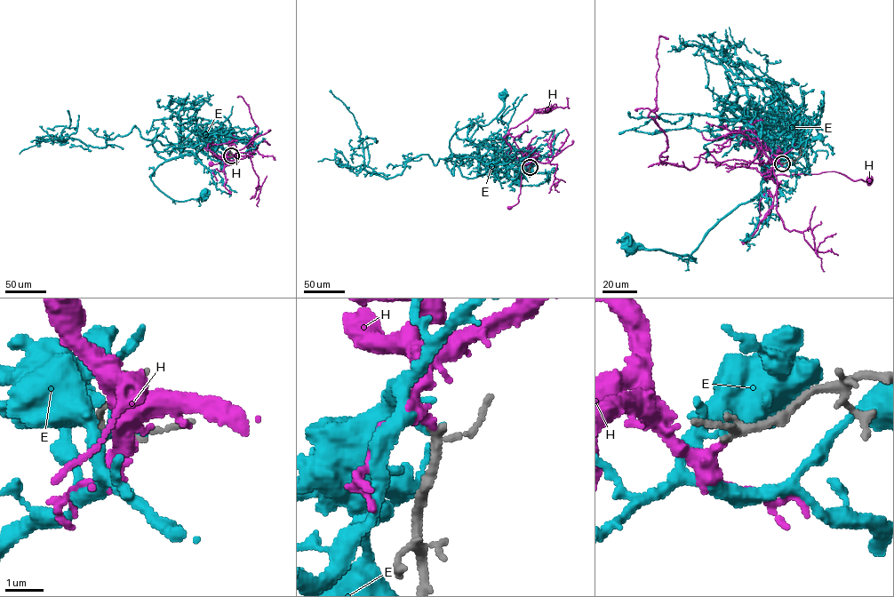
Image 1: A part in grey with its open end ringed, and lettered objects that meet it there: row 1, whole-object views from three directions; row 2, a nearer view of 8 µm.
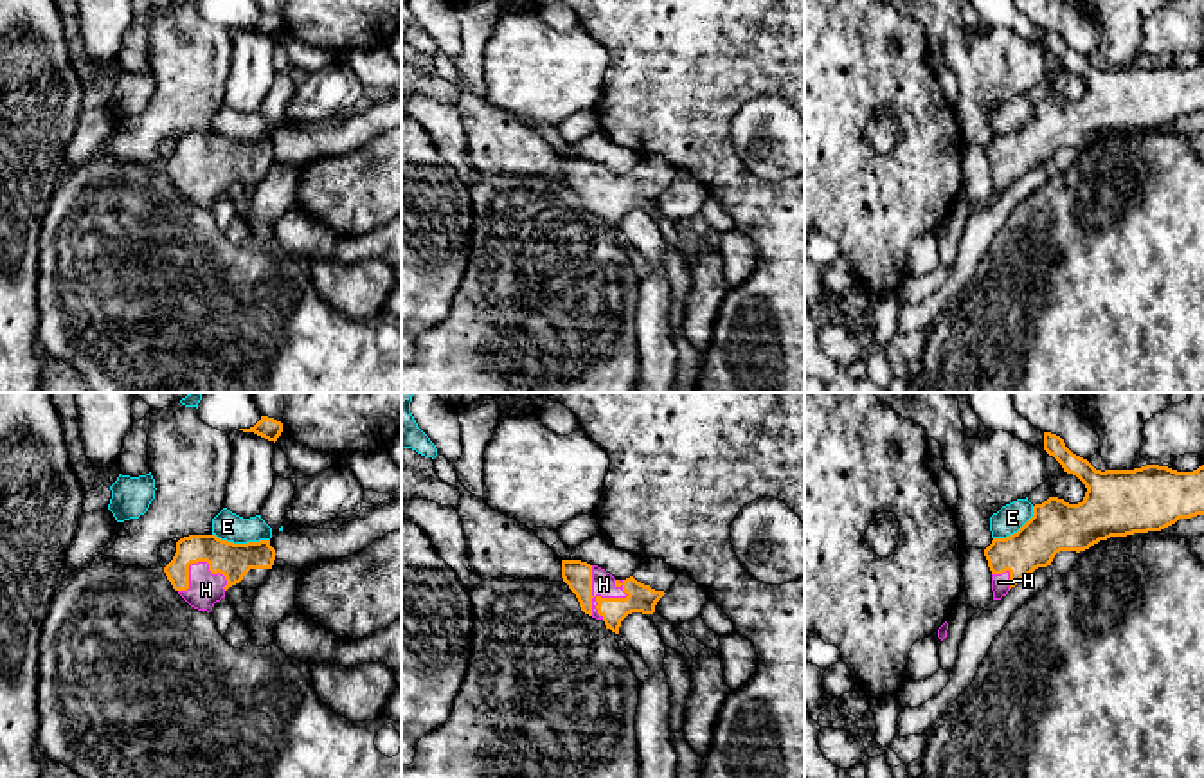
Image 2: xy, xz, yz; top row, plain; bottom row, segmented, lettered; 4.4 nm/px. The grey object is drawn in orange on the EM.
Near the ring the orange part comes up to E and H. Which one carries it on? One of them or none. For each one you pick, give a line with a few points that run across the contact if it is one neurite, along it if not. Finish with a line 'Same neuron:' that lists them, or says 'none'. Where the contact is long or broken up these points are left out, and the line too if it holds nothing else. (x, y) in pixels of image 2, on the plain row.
Same neuron: H

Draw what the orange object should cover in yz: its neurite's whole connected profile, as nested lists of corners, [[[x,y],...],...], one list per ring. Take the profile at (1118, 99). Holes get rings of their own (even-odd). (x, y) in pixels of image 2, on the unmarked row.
[[[1044,29],[1044,47],[1087,85],[1078,101],[1049,94],[1013,131],[984,146],[993,196],[1001,196],[1060,148],[1085,148],[1100,137],[1161,128],[1179,115],[1204,112],[1204,61],[1193,68],[1146,61],[1134,67],[1096,67],[1056,31]]]

